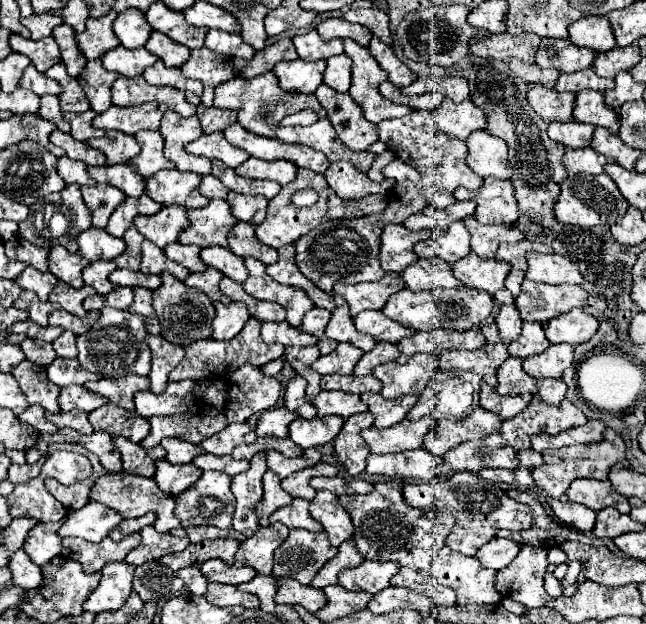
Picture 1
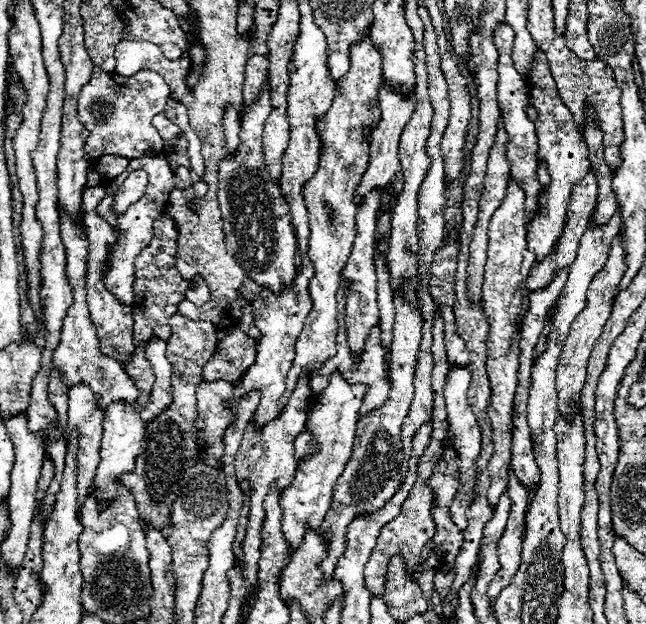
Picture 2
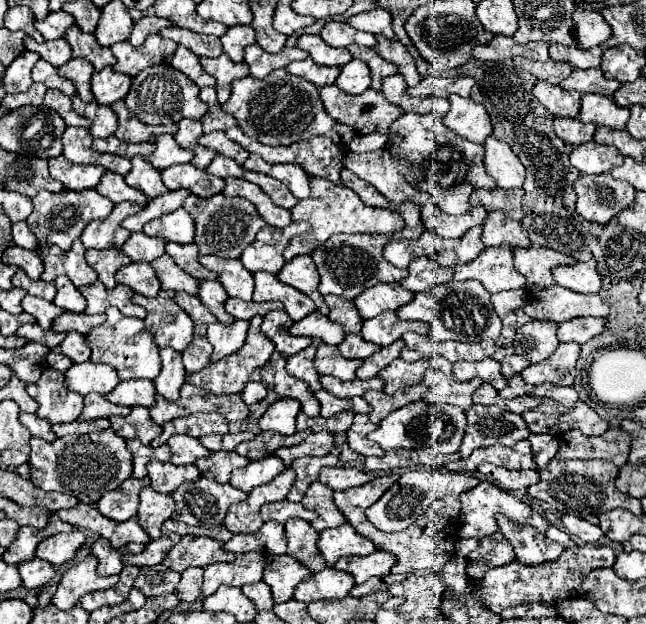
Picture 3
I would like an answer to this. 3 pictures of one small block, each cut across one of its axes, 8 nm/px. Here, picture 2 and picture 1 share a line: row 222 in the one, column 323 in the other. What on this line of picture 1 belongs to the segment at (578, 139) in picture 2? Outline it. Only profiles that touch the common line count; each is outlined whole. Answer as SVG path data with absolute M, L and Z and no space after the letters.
M302 528L290 530L286 542L274 552L274 576L288 576L300 584L310 584L316 572L338 554L338 548L328 544L324 532L308 532Z

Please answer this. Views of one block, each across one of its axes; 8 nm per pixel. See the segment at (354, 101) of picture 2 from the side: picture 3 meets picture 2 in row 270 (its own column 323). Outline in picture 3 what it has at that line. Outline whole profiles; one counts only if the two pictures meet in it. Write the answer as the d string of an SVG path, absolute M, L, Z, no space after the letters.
M318 310L304 316L300 322L294 322L290 328L292 336L310 336L310 338L320 338L326 344L338 346L344 340L344 332L340 324L334 324L328 316L320 314Z

